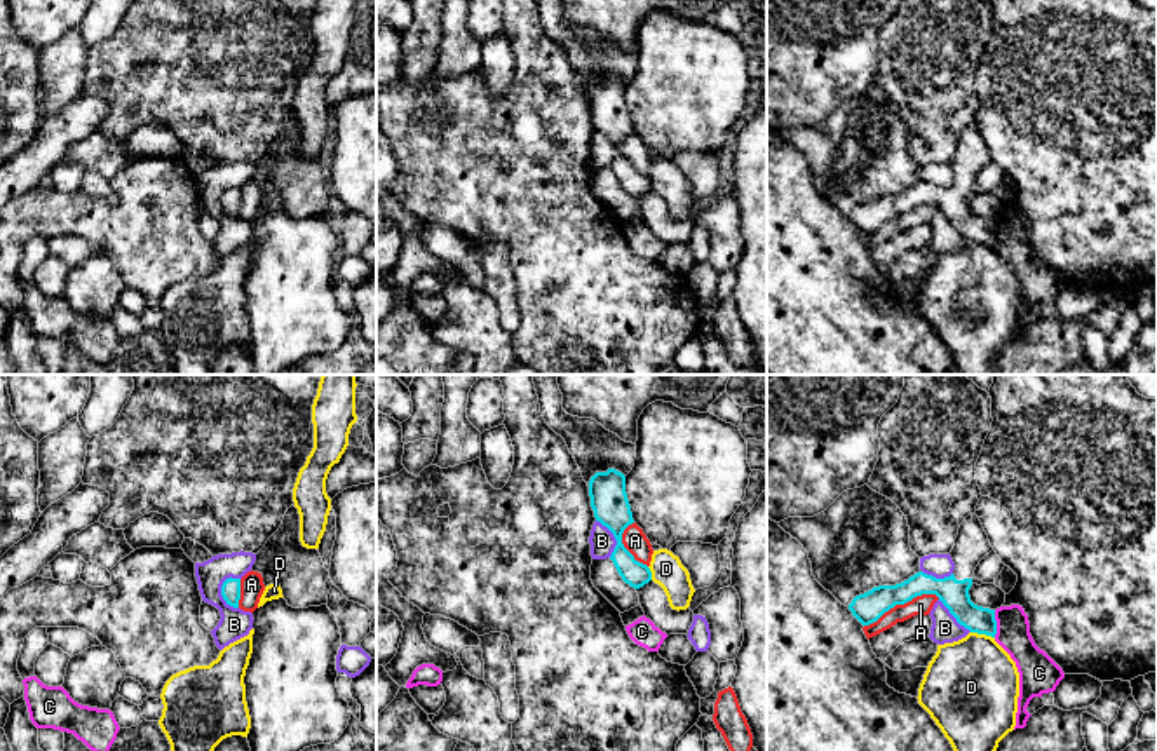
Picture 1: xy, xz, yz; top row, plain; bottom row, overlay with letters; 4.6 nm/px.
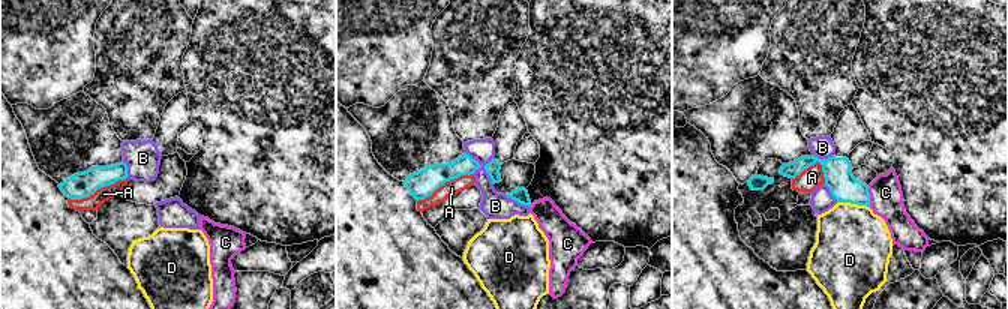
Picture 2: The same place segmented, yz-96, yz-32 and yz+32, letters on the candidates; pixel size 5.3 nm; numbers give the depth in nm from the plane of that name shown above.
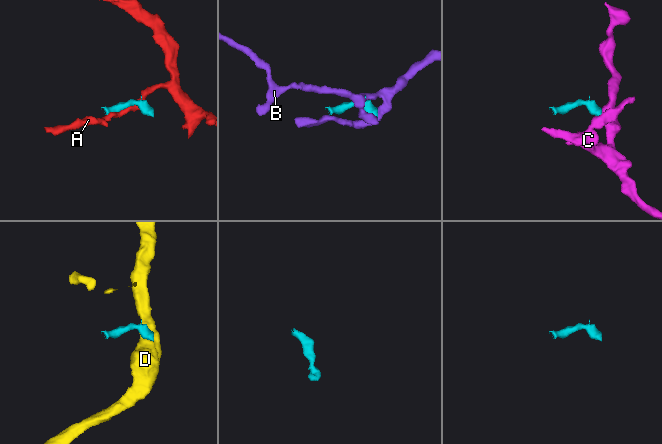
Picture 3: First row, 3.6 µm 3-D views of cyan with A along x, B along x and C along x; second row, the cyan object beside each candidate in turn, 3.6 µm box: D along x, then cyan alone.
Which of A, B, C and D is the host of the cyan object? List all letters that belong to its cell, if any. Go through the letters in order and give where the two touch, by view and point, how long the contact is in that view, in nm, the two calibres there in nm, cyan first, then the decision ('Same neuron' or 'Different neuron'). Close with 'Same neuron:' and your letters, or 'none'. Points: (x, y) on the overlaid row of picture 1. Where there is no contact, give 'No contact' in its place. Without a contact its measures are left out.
A: Touches cyan at yz (901, 603). Shared border 380 nm. Thickness 140 nm (cyan) against 90 nm. Different neuron
B: Touches cyan at xy (222, 595). Shared border 160 nm. Thickness 90 nm (cyan) against 140 nm. Different neuron
C: Touches cyan at yz (995, 624). Shared border 130 nm. Thickness 130 nm (cyan) against 160 nm. Different neuron
D: Touches cyan at yz (983, 633). Shared border 120 nm. Thickness 130 nm (cyan) against 440 nm. Different neuron
Same neuron: none

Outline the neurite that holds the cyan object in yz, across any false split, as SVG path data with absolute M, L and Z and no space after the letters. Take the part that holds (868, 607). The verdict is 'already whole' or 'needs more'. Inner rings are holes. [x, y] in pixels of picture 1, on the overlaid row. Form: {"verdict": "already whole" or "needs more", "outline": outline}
{"verdict": "needs more", "outline": "M969 514L960 524L955 545L950 552L955 563L955 570L950 577L936 578L918 572L901 584L878 585L856 596L849 610L863 626L869 626L896 605L904 605L922 594L936 594L960 626L971 633L995 638L995 610L974 605L969 596L974 570L991 551L993 547L979 518Z"}

